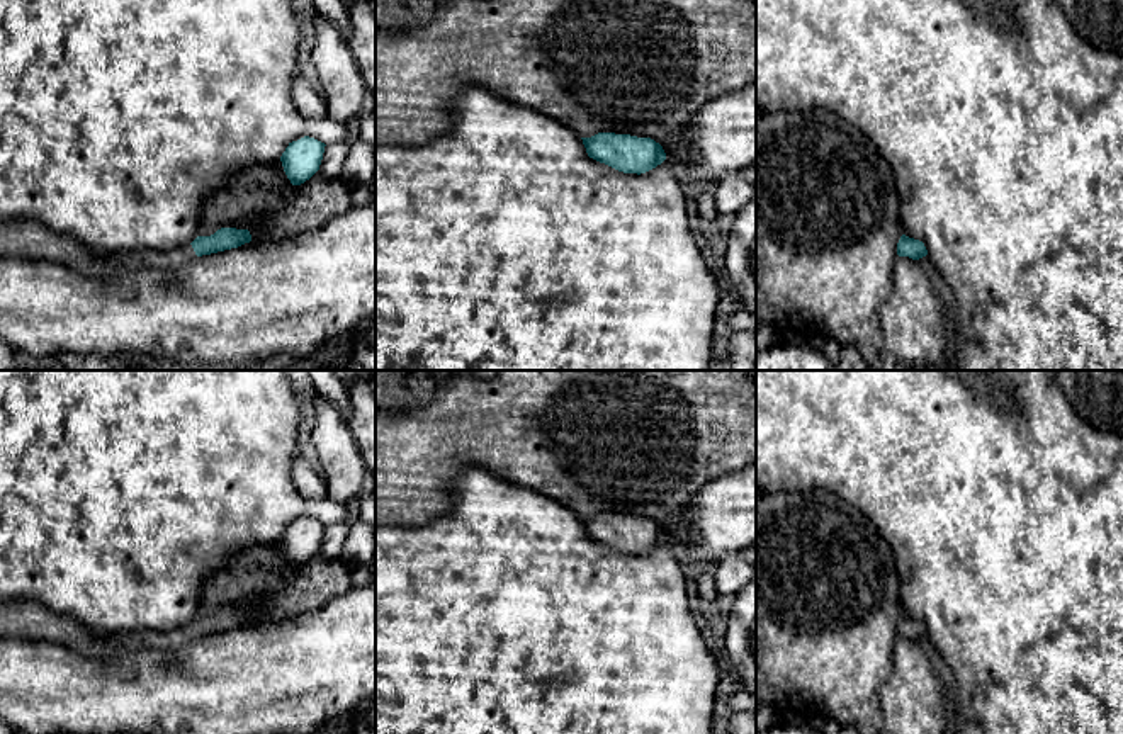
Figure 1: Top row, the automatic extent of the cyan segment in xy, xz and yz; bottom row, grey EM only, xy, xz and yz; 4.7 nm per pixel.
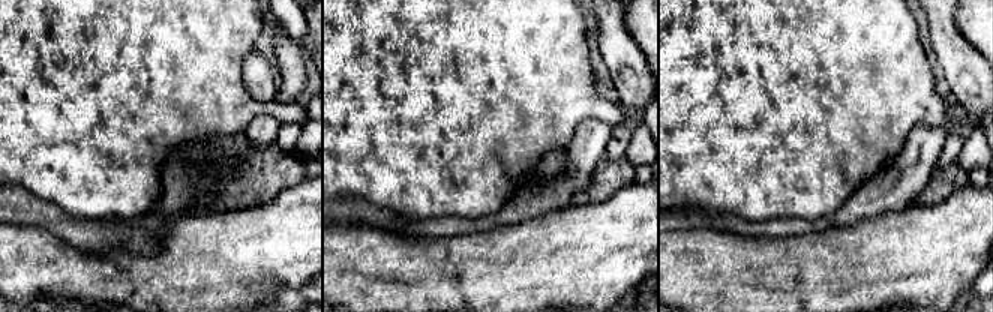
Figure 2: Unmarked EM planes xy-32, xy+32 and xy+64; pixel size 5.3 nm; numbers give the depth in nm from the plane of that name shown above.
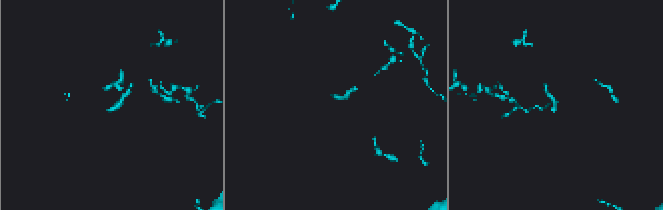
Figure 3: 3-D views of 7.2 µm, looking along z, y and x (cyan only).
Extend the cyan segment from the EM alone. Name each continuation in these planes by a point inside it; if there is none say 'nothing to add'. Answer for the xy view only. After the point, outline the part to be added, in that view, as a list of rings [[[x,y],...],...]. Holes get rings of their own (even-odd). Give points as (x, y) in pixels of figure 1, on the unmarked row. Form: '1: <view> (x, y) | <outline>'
1: xy (140, 639) | [[[190,624],[166,632],[134,630],[102,637],[114,639],[127,652],[143,649],[177,649],[197,639]]]

